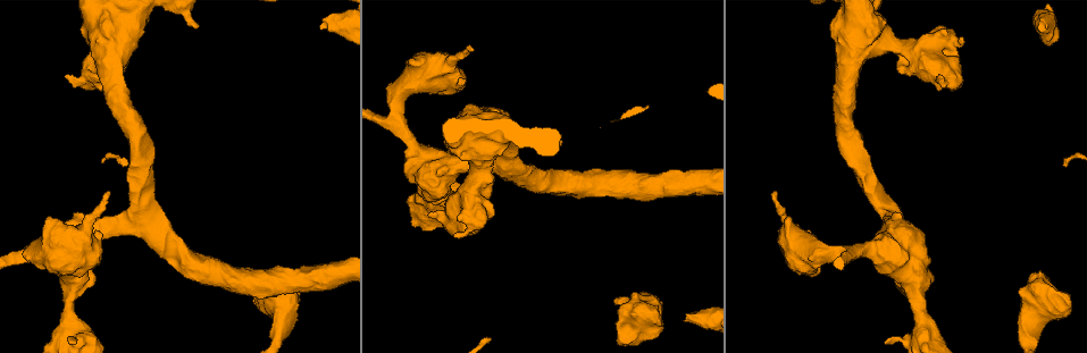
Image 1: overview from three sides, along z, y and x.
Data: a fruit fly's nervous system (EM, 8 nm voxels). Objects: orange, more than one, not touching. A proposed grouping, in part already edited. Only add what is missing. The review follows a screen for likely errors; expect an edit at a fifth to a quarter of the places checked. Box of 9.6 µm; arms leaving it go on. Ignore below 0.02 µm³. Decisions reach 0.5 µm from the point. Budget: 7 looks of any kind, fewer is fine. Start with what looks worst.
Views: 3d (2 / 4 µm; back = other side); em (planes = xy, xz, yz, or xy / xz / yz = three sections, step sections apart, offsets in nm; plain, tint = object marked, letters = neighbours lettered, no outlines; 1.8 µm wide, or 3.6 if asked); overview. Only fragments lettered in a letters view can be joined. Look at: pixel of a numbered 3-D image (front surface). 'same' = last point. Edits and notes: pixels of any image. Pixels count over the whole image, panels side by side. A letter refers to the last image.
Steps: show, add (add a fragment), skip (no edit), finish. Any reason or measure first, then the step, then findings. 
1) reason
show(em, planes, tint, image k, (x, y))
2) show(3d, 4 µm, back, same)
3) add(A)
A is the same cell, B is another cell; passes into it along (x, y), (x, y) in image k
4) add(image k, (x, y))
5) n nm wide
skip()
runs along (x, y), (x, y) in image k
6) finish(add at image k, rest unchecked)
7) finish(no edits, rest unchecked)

show(em, planes, plain, image 1, (320, 28))

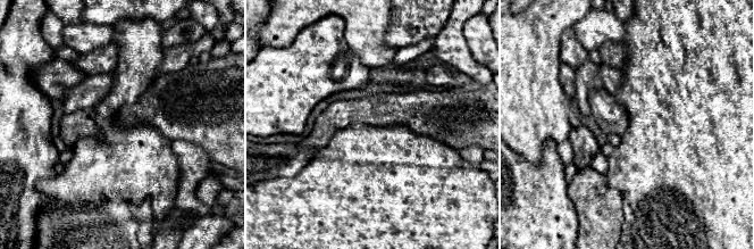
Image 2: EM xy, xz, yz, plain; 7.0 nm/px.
show(em, planes, letters, same)

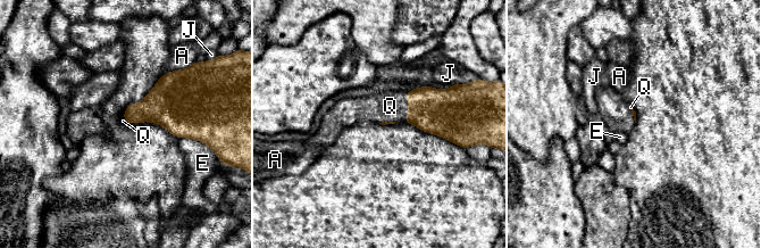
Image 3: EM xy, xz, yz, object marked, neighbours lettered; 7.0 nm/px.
add(Q)
Q is the same cell, A, E and J are other cells; passes into it along (443, 113), (409, 107), (390, 106) in image 3; it goes on there

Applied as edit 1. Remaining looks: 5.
branch stops here
show(3d, 4 µm, image 1, (775, 191))

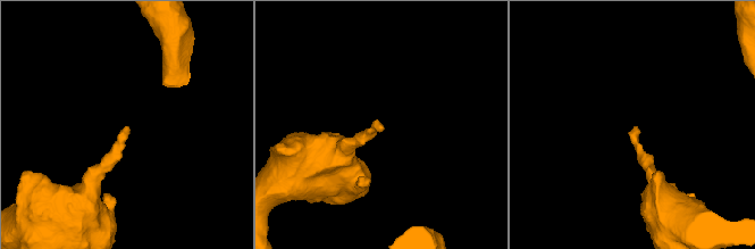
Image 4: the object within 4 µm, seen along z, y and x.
show(em, 3.6 µm, xz, step 4, letters, image 4, (636, 129))

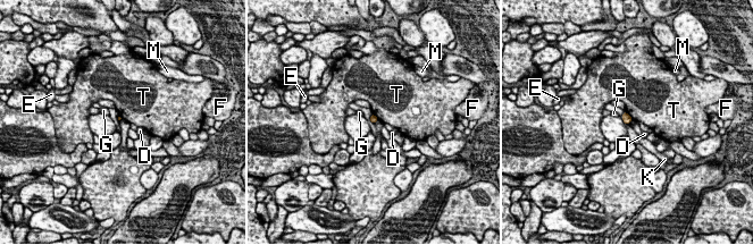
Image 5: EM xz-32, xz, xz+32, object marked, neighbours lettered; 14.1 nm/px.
skip()
D, E, F, G, K, M and T are other cells; no lettered fragment goes on from it

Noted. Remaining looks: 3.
an open end
show(em, planes, plain, image 1, (70, 341))

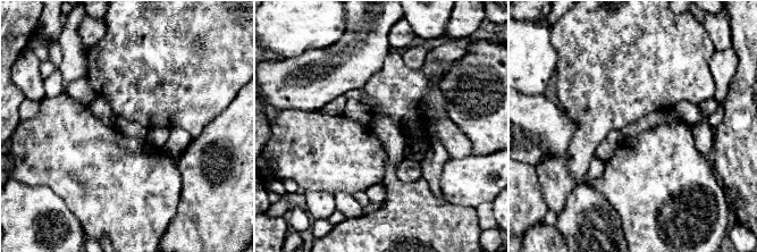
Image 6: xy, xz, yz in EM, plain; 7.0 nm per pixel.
show(em, planes, letters, same)

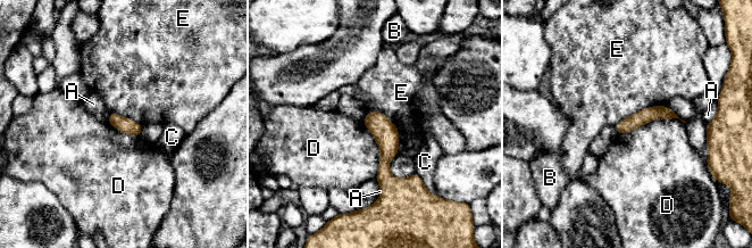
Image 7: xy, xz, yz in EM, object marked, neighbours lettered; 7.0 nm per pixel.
skip()
A, B, C, D and E are other cells; border along (684, 122), (653, 118), (619, 135) in image 7; no lettered fragment goes on from it

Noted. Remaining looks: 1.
finish(add at image 3, rest unchecked)

